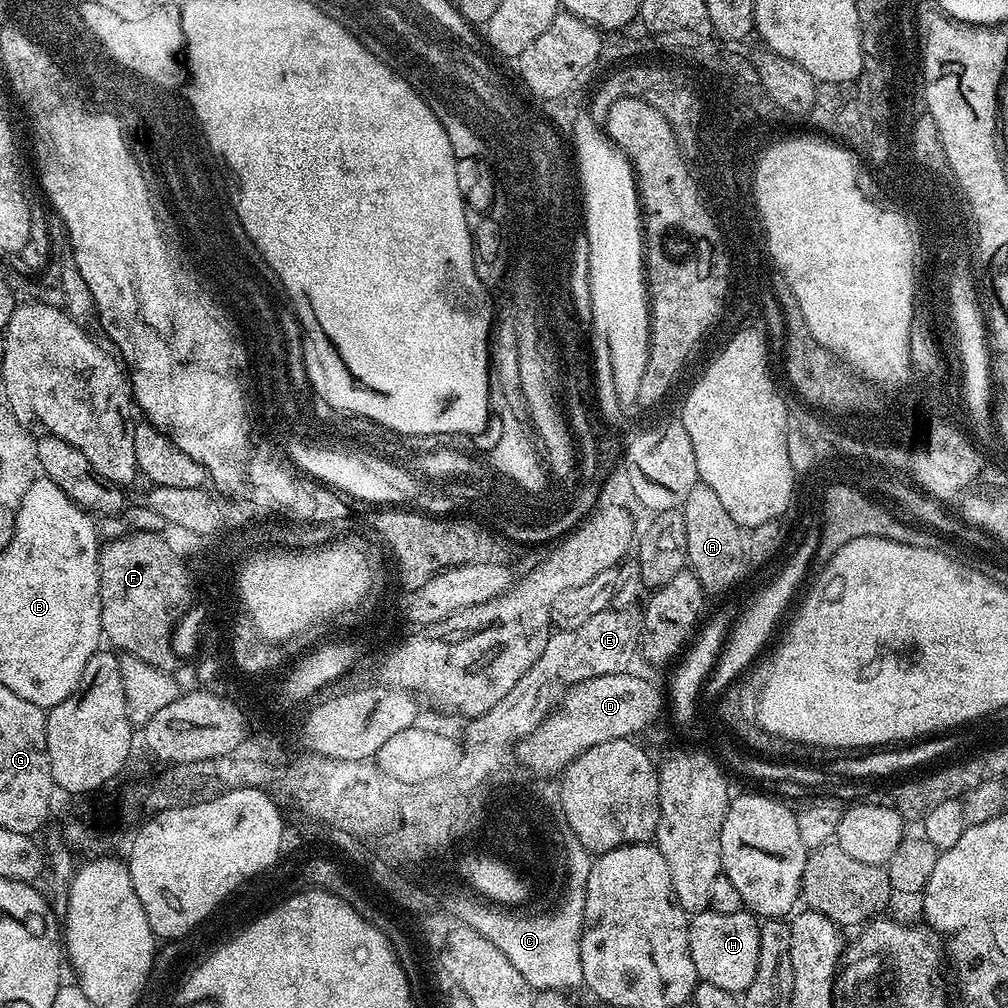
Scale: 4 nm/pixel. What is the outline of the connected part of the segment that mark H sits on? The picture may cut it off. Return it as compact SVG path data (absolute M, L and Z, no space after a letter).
M711 910L695 913L688 921L688 941L697 977L705 984L743 994L750 982L754 982L754 970L758 970L760 926L761 921L747 910L738 914L718 914Z

